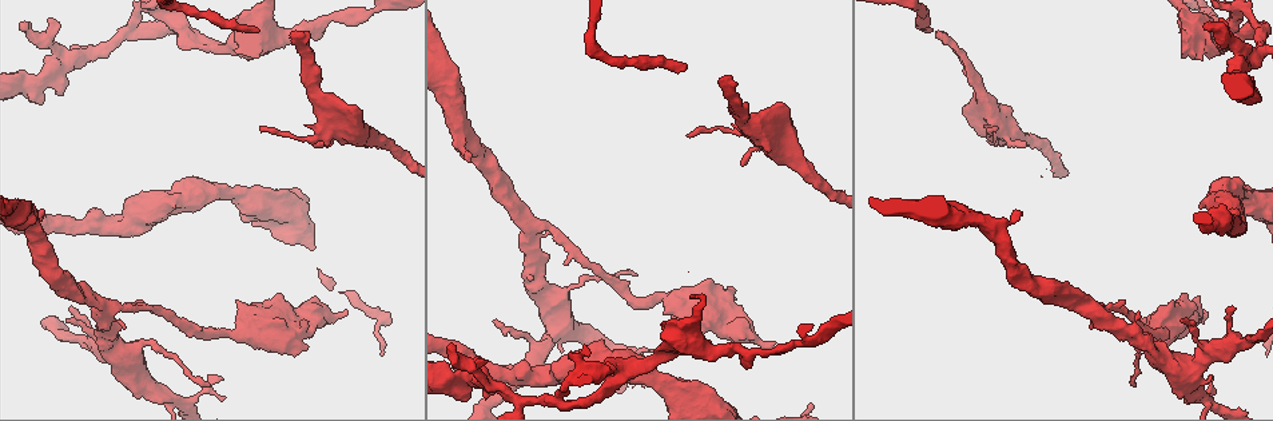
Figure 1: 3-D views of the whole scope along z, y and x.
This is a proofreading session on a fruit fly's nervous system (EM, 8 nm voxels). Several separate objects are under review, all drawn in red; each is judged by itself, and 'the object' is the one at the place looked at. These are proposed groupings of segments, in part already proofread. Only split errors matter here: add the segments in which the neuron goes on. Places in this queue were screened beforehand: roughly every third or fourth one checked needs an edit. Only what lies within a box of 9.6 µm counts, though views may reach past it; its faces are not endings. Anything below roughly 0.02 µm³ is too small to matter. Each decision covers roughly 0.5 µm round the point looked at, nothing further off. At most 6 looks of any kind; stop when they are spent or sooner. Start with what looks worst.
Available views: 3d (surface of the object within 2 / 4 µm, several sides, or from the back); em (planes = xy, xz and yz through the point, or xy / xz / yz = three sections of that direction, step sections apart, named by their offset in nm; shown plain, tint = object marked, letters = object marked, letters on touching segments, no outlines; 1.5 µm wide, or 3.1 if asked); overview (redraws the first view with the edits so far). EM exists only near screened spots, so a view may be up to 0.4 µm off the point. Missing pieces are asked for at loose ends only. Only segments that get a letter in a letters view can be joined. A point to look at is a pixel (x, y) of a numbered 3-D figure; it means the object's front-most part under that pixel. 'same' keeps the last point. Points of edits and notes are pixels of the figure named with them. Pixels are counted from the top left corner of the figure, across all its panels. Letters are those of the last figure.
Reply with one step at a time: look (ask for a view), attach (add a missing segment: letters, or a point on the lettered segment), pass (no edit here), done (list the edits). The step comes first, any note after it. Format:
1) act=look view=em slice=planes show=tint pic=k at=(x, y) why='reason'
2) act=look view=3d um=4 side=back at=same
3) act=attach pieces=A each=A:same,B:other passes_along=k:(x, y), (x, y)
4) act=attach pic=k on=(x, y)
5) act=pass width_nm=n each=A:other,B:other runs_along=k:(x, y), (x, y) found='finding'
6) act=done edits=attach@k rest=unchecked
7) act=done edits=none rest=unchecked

act=look view=em slice=xy step=8 show=letters pic=1 at=(664, 321) why='free end'

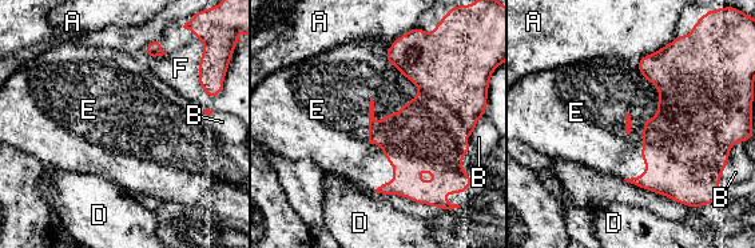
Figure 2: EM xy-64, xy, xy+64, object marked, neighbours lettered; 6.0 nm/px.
act=pass each=A:other,B:other,D:other,E:other,F:other found='none of them fits'

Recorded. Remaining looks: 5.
act=look view=em slice=xz step=8 show=tint pic=1 at=(496, 321) why='an open end'

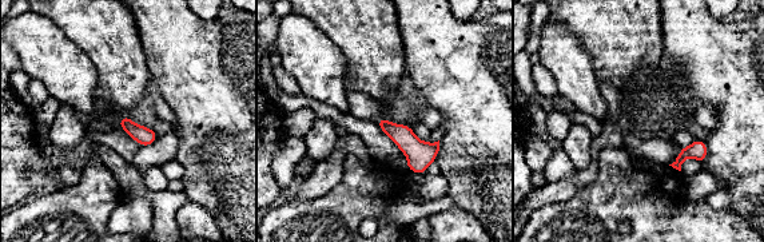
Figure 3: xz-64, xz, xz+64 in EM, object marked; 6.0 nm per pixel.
act=look view=em slice=planes show=letters at=same why='another direction'

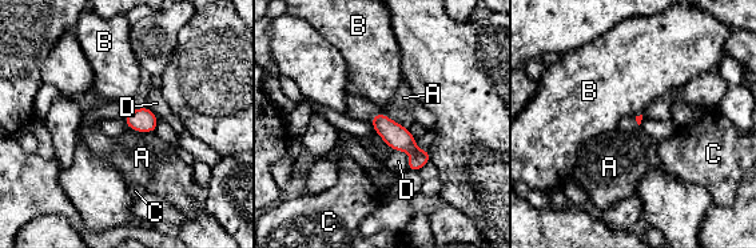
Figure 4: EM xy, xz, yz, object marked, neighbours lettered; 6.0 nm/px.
act=pass longest_contact=A:150nm each=A:other,B:other,C:other,D:other found='no lettered segment goes on from it'

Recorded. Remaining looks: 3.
act=look view=em slice=xy step=8 show=tint pic=1 at=(468, 162) why='branch stops here'

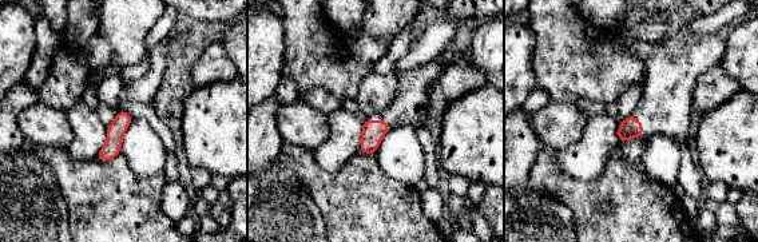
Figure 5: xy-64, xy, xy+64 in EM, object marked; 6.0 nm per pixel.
act=look view=em slice=planes show=letters at=same

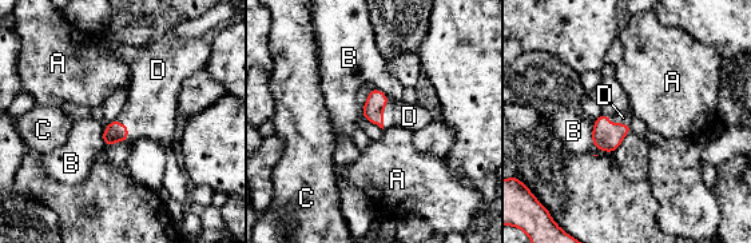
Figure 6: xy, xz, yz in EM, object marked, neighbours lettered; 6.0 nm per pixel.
act=attach pieces=D each=A:other,B:other,C:other,D:same passes_along=6:(373, 110), (382, 114), (409, 116) found='it goes on there'

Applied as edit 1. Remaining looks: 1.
act=done edits=attach@6 rest=unchecked

